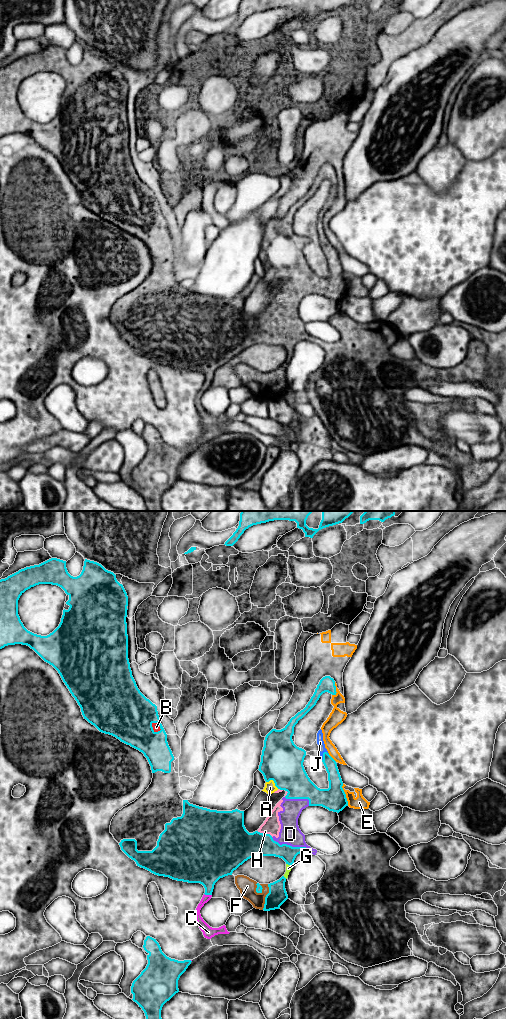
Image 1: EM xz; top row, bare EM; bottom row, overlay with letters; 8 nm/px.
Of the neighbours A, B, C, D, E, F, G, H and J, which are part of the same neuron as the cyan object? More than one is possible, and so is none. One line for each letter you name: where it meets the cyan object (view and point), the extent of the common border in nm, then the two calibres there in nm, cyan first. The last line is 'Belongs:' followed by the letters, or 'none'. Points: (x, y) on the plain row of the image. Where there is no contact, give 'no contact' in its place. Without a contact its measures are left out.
A: xz (273, 268) | 120 nm | 340/90 nm
B: xz (158, 211) | 100 nm | 400/60 nm
C: xz (208, 382) | 70 nm | 340/70 nm
D: xz (289, 333) | 320 nm | 190/170 nm
F: xz (265, 385) | 220 nm | 150/140 nm
G: xz (289, 352) | 50 nm | 160/50 nm
H: xz (265, 322) | 130 nm | 300/140 nm
J: xz (323, 243) | 90 nm | 190/60 nm
Belongs: A, B, C, D, F, G, H, J

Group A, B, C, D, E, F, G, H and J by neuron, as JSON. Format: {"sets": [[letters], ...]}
{"sets": [["A", "B", "C", "D", "F", "G", "H", "J"], ["E"]]}

